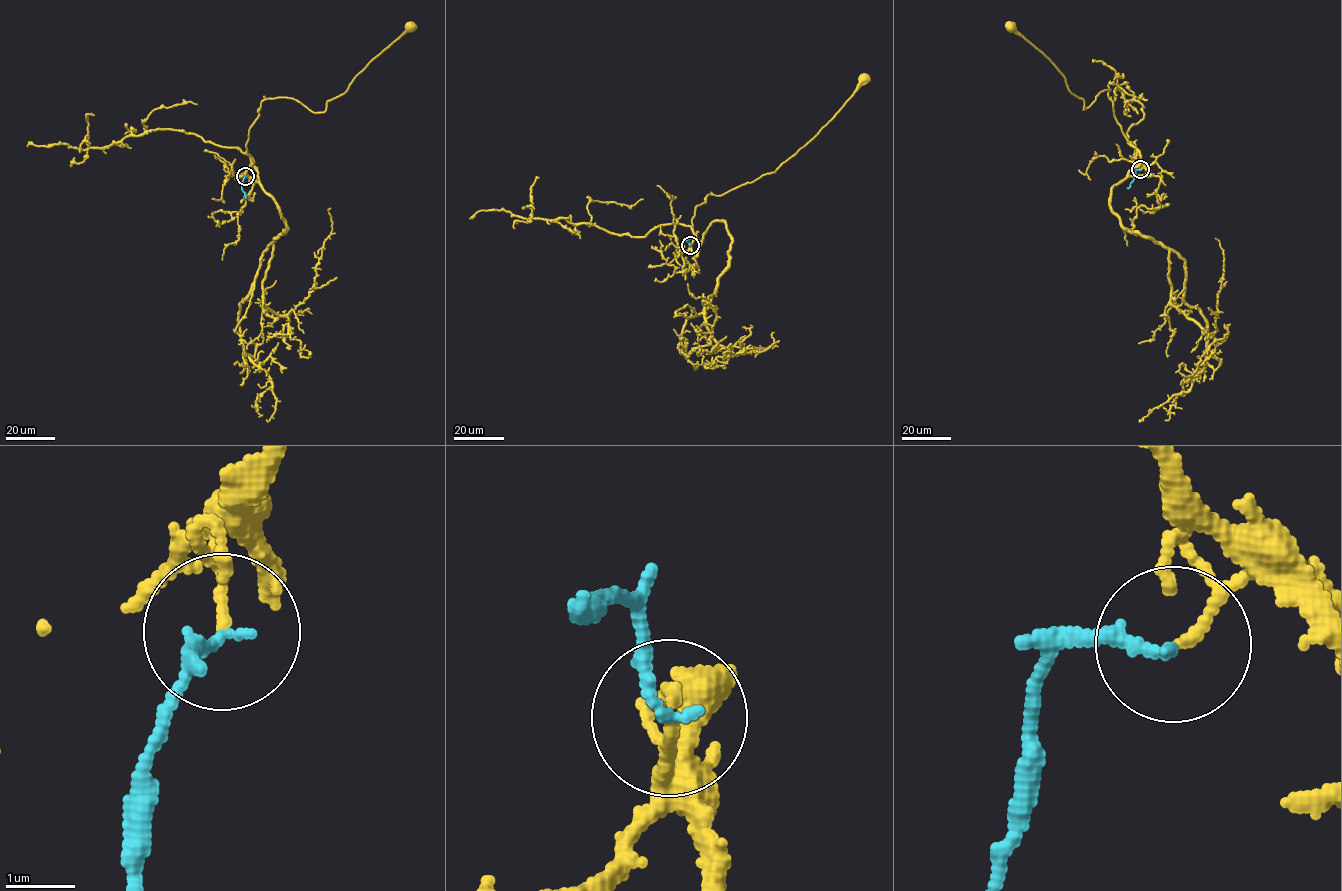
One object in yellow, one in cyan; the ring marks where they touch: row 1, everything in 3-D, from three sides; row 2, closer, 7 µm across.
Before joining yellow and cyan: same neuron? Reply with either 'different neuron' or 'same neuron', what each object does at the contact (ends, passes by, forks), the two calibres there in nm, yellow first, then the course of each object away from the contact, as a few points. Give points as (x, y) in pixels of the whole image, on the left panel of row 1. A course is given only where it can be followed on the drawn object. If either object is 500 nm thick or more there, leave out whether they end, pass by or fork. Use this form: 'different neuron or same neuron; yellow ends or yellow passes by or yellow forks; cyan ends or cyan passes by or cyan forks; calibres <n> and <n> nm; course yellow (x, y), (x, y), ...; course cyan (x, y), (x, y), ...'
same neuron; yellow passes by; cyan ends; calibres 100 and 170 nm; course yellow (245, 177), (249, 130), (263, 100), (293, 98), (323, 112), (327, 102), (346, 91), (369, 62), (410, 27); course cyan (245, 177), (242, 188), (245, 197)

